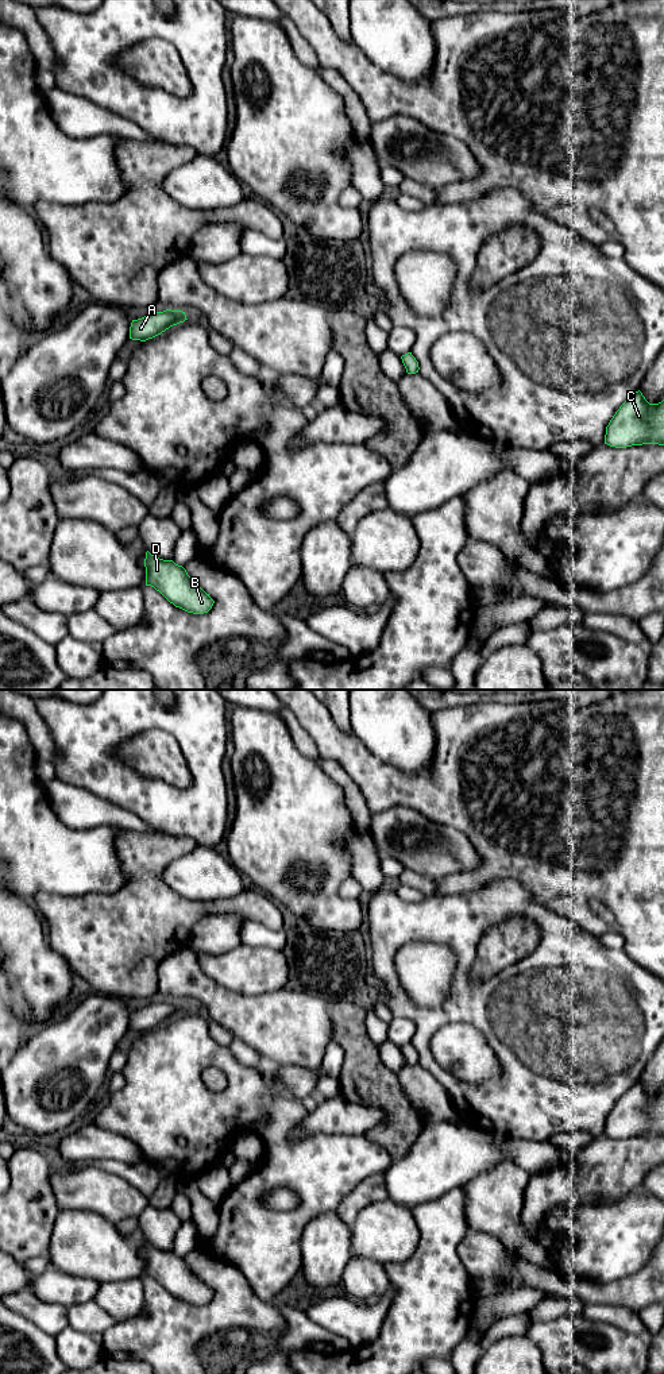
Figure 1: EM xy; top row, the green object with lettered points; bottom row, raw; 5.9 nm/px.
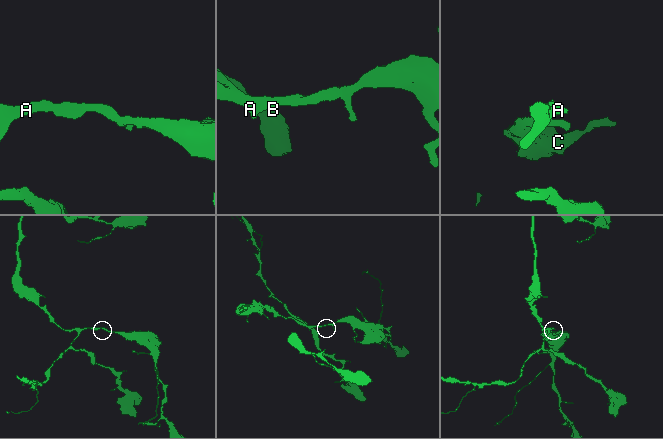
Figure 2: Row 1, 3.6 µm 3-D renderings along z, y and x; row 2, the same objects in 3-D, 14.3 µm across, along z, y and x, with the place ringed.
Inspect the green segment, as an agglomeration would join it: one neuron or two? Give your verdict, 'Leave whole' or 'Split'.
Leave whole

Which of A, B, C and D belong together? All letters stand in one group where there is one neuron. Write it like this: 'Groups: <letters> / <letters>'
Groups: A B C D

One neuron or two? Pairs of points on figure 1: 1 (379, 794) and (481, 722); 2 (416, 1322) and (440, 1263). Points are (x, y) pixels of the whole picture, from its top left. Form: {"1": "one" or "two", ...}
{"1": "one", "2": "one"}

